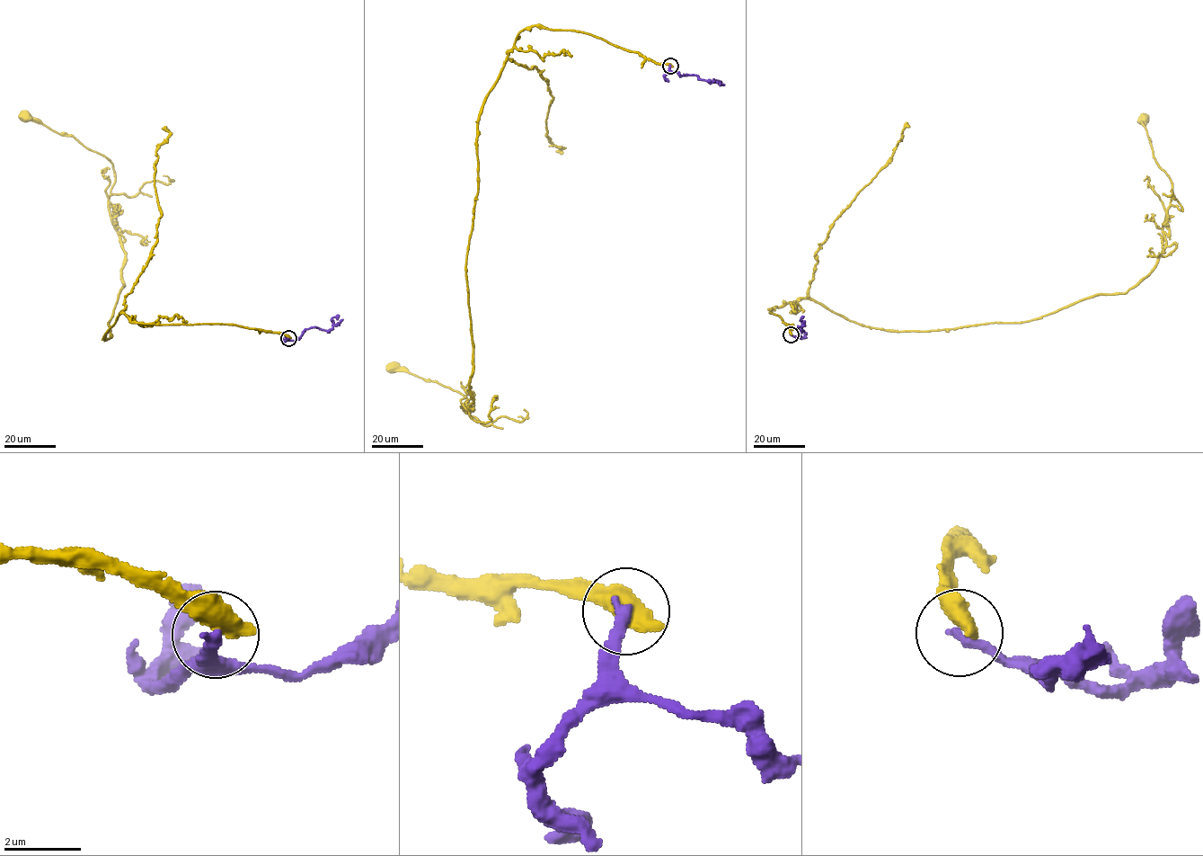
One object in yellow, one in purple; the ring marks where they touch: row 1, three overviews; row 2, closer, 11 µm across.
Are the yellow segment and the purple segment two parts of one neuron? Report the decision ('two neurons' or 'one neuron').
two neurons

